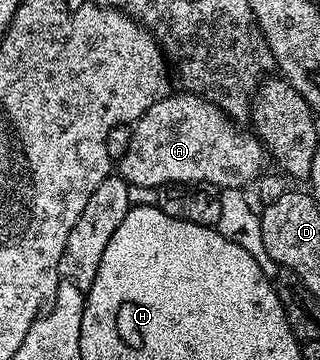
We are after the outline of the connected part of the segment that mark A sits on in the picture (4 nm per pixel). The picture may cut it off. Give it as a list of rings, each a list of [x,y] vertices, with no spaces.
[[[170,93],[165,98],[153,103],[141,114],[140,119],[132,124],[131,141],[127,153],[119,161],[119,174],[131,186],[151,186],[159,188],[164,183],[209,183],[212,187],[248,188],[248,183],[256,184],[259,176],[266,170],[267,152],[256,134],[248,130],[240,131],[238,124],[220,111],[211,101],[202,95],[188,93]]]

